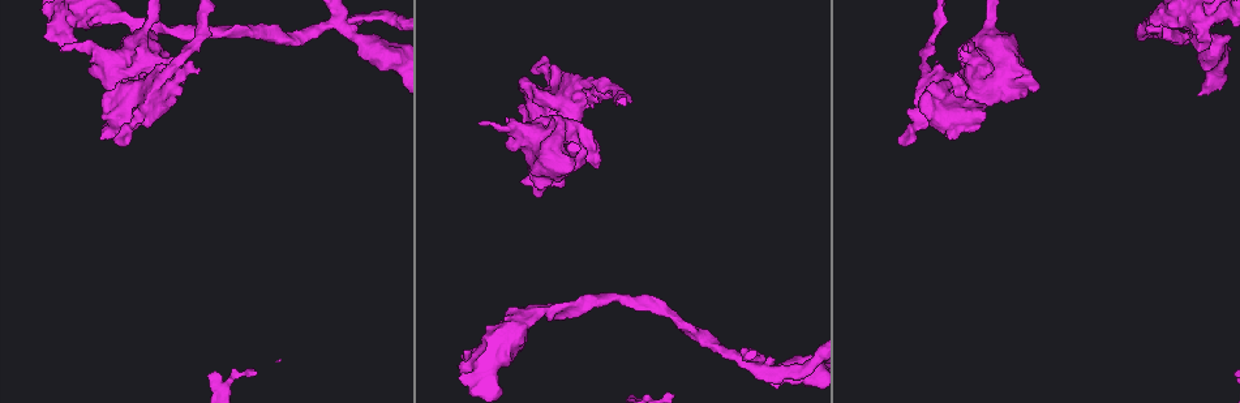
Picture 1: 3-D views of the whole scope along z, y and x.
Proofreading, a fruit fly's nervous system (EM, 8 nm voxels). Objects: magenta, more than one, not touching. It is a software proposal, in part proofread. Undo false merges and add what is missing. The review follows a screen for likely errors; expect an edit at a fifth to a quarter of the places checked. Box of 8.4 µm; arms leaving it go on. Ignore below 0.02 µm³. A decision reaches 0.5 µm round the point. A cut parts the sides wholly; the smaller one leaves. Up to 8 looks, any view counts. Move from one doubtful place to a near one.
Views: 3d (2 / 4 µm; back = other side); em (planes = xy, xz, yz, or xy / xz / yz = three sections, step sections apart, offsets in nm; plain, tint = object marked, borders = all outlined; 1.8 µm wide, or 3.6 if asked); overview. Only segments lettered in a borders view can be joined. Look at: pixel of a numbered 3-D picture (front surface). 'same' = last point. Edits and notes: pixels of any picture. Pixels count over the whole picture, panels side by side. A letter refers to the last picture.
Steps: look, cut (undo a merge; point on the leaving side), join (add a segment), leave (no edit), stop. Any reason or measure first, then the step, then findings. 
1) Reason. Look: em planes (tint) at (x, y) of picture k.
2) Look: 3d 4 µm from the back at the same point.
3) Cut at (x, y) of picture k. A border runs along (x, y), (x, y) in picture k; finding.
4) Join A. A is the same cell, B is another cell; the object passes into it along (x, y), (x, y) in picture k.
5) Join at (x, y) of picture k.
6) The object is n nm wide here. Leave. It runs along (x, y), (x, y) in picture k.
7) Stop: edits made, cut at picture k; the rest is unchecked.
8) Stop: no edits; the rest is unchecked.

Thick end. Look: em xy step 8 (borders) at (63, 52) of picture 1.

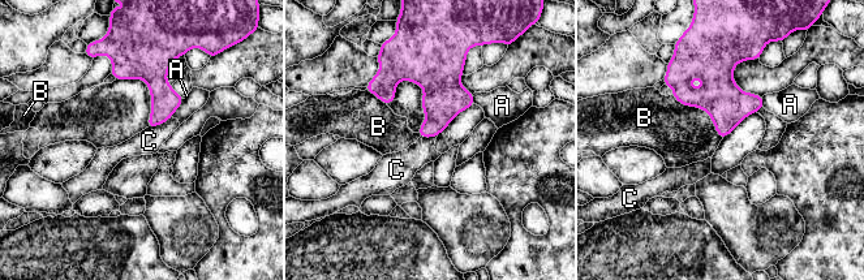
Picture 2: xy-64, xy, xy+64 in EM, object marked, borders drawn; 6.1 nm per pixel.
Leave. A, B and C are other cells; it runs along (115, 68), (144, 70), (179, 100) in picture 2; none of them fits.

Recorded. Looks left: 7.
Four or more arms meet. Look: em 3.6 µm xy step 4 (plain) at (344, 23) of picture 1.

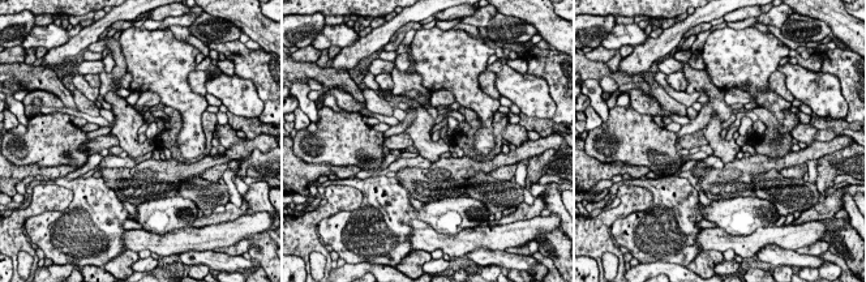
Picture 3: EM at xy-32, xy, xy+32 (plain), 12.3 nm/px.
See the neighbours. Look: em 3.6 µm xy step 4 (borders) at the same point.

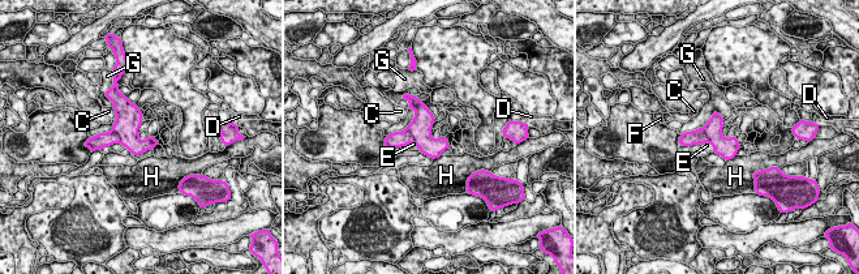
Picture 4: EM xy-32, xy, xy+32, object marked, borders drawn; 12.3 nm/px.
The longest contact is with G, 600 nm. Cut at (420, 128) of picture 4. C, D, E, F, G and H are other cells; a border runs along (406, 128), (412, 136), (413, 142) in picture 4; two cells meet here.

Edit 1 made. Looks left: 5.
Branch stops here. Look: 3d 2 µm at (535, 66) of picture 1.

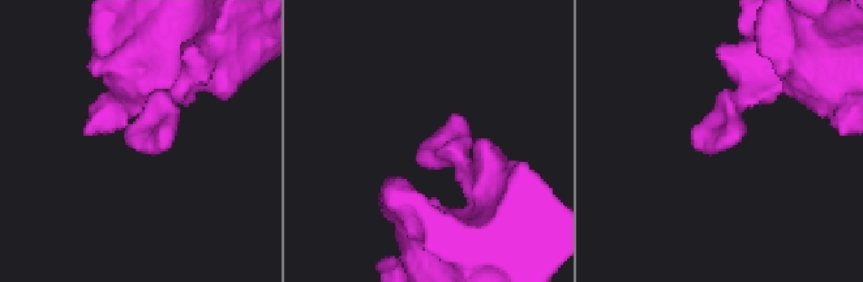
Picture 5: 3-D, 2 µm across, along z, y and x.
Shape alone is not enough. Look: em planes (borders) at (715, 152) of picture 5.

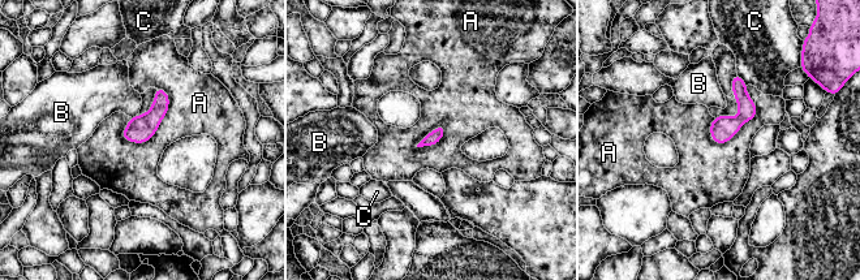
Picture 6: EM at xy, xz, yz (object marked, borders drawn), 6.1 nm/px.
The longest contact is with A, 400 nm. Leave. A, B and C are other cells; a border runs along (160, 86), (157, 132), (124, 140) in picture 6; none of them fits.

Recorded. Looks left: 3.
Stop: edits made, cut at picture 4; the rest is unchecked.

